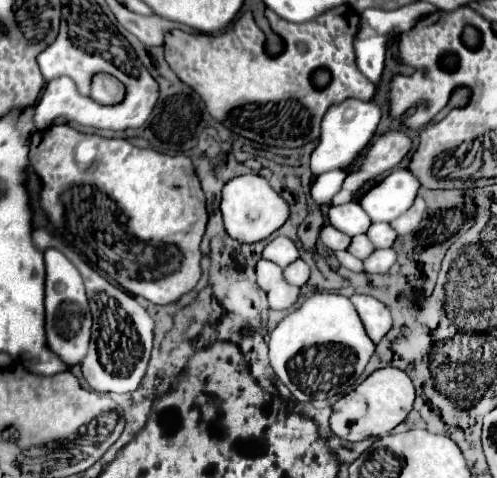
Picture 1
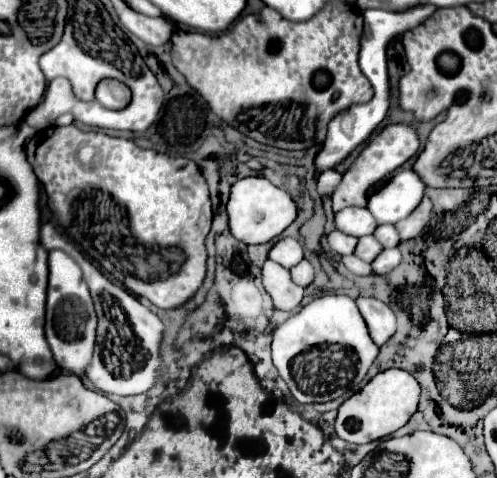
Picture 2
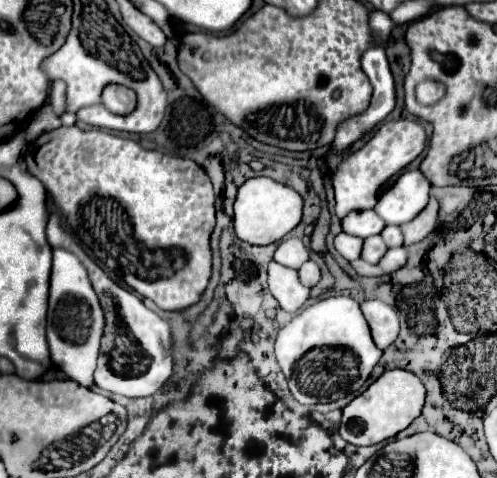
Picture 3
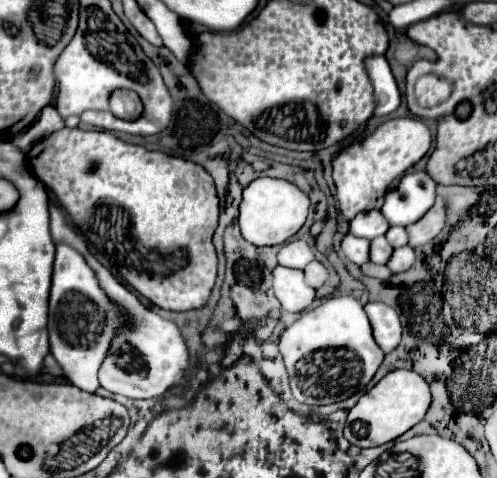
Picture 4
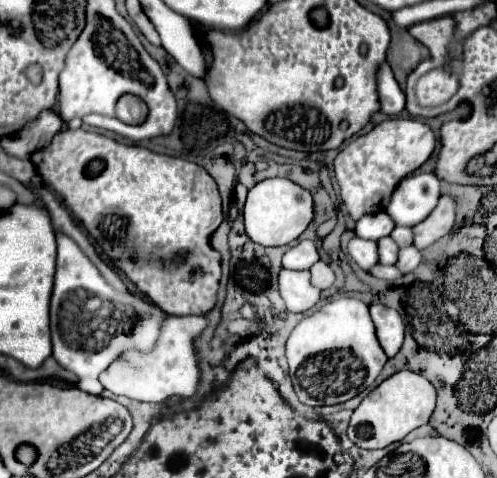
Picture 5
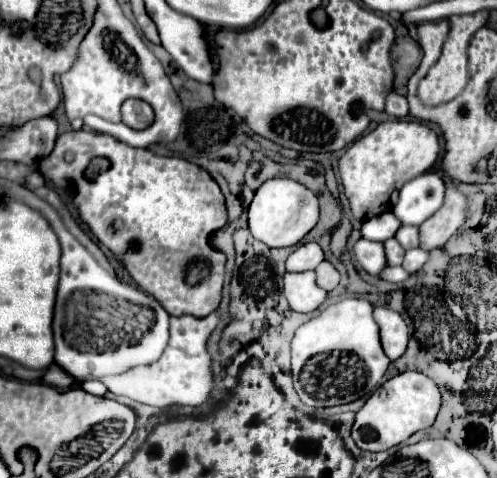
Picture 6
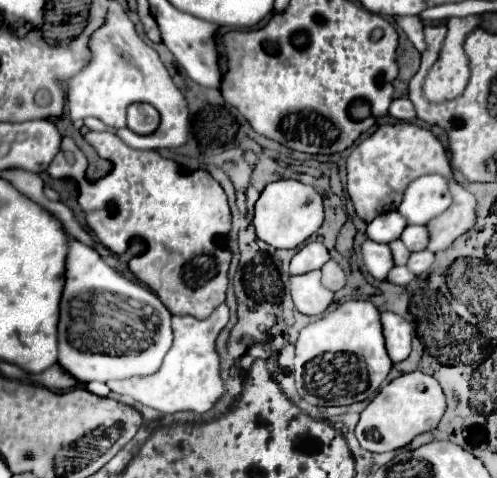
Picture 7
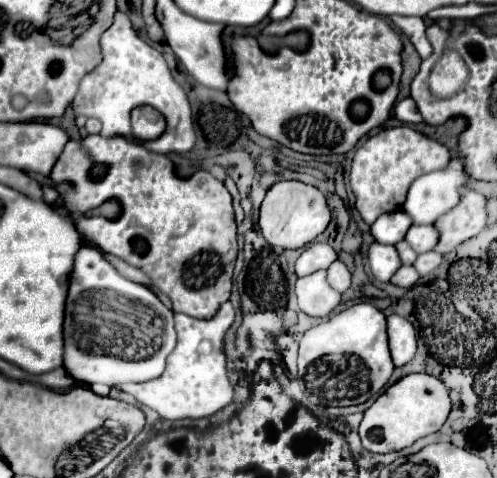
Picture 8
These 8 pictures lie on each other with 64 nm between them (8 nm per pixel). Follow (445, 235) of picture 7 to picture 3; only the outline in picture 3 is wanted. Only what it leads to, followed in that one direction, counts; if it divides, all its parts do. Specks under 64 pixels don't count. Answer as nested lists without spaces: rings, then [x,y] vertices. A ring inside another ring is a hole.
[[[436,198],[430,200],[430,204],[412,220],[400,226],[404,232],[404,244],[416,244],[422,242],[430,232],[434,232],[438,228],[438,202]]]

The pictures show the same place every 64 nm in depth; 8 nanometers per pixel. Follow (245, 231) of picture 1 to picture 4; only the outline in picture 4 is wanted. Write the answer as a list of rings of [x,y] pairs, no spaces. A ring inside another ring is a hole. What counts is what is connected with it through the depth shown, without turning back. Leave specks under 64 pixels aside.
[[[258,178],[244,188],[240,218],[238,218],[242,236],[256,246],[284,244],[304,226],[308,218],[308,208],[310,208],[310,198],[296,184],[280,178]]]

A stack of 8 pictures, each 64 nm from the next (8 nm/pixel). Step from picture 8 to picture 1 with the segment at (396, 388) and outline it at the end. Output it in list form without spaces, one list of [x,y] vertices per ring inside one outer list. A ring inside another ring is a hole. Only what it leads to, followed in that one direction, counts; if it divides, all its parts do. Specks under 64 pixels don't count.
[[[382,368],[372,372],[356,390],[346,394],[334,404],[330,428],[336,436],[348,442],[360,442],[372,436],[386,436],[400,422],[406,420],[416,398],[410,376],[398,368]]]

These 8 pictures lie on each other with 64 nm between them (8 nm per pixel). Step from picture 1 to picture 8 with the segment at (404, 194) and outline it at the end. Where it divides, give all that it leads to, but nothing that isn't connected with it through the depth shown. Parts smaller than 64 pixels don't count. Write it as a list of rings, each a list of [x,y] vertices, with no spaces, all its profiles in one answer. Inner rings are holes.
[[[452,158],[446,168],[414,180],[402,208],[412,216],[414,224],[434,224],[436,218],[460,202],[460,188],[468,180],[470,176],[464,172],[464,164]]]

